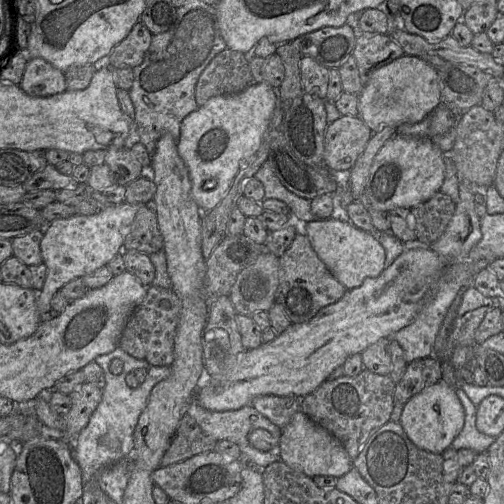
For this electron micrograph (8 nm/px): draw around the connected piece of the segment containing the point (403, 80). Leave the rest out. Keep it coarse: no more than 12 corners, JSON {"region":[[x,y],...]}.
{"region":[[403,55],[377,69],[358,115],[376,132],[442,103],[437,70]]}

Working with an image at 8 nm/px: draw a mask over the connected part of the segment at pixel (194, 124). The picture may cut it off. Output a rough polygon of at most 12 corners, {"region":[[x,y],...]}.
{"region":[[260,82],[184,118],[178,153],[210,211],[259,150],[277,90]]}

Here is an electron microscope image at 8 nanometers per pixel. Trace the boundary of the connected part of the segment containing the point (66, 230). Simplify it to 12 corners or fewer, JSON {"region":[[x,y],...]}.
{"region":[[125,201],[44,229],[48,269],[36,299],[42,321],[71,280],[122,252],[146,205]]}

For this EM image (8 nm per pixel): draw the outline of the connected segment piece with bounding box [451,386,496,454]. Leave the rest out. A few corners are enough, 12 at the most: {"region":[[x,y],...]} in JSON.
{"region":[[461,387],[455,391],[465,411],[455,450],[487,452],[496,438],[478,431],[477,407]]}

